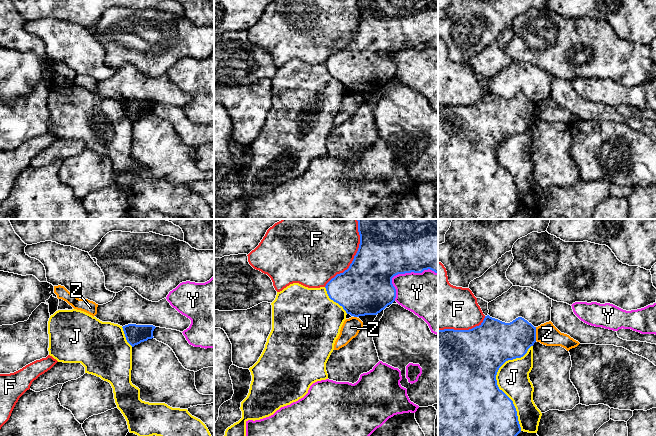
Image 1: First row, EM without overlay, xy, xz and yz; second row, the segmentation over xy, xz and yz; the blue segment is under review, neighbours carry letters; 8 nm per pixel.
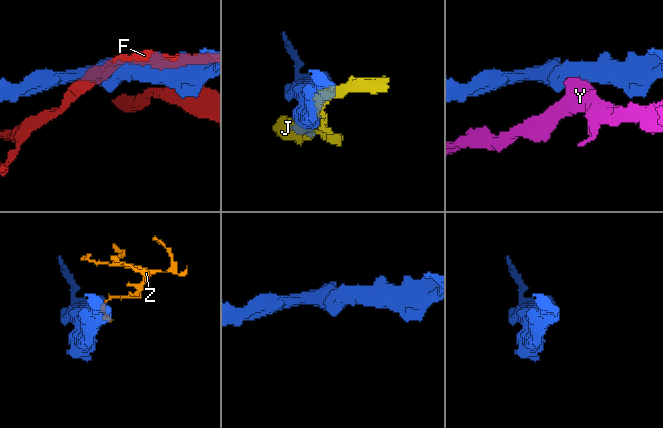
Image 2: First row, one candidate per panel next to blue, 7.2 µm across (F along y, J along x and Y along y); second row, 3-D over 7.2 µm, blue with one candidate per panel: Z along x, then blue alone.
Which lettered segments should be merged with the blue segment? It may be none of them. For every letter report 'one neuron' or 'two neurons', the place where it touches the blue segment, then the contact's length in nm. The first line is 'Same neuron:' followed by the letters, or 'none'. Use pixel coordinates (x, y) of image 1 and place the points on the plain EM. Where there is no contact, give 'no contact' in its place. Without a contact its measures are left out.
Same neuron: none
F: two neurons; contact xz (354, 34); length 550 nm
J: two neurons; contact yz (496, 158); length 700 nm
Y: two neurons; contact xz (403, 49); length 420 nm
Z: two neurons; contact yz (535, 110); length 110 nm

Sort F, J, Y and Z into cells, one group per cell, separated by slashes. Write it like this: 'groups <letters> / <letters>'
groups F / J / Y / Z

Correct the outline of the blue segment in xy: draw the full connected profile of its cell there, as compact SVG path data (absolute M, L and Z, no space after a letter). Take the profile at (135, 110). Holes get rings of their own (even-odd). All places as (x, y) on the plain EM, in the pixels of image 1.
M128 100L122 103L127 118L134 123L135 121L140 120L141 118L152 115L153 107L156 104L153 101L136 101Z

